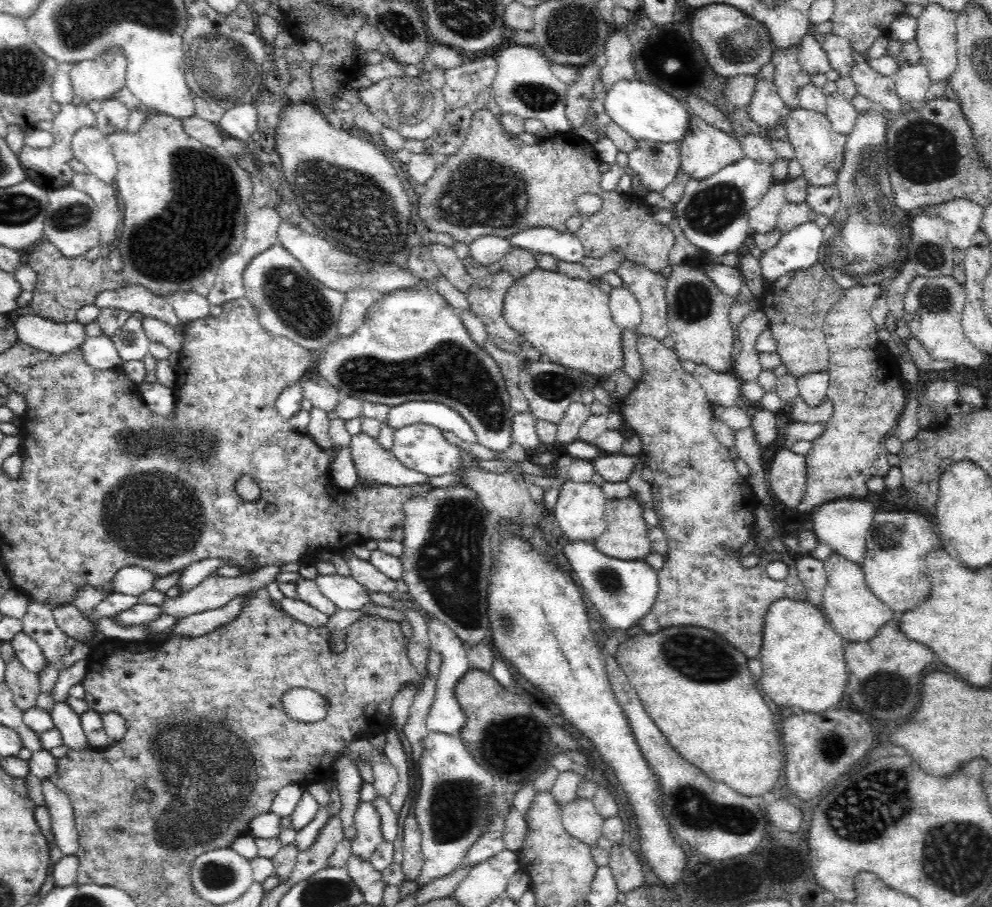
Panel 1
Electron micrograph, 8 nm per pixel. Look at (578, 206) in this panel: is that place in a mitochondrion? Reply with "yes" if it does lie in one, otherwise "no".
no

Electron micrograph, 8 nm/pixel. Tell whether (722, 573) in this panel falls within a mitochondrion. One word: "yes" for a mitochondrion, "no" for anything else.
no

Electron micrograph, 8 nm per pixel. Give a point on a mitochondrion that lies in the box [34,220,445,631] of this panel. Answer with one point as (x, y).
(162, 460)

